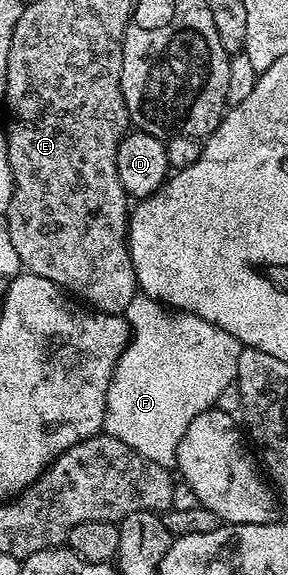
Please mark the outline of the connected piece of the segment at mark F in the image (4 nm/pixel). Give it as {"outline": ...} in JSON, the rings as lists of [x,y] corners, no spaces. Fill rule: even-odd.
{"outline":[[[143,293],[132,298],[123,316],[128,321],[130,338],[108,386],[103,430],[122,441],[122,445],[130,445],[134,453],[142,453],[142,457],[172,469],[176,466],[178,441],[182,441],[182,433],[190,429],[190,421],[194,421],[198,413],[213,410],[218,393],[236,381],[242,345],[230,337],[226,329],[218,329],[218,325],[210,325],[210,321],[202,321],[202,317],[186,311],[169,309]]]}

